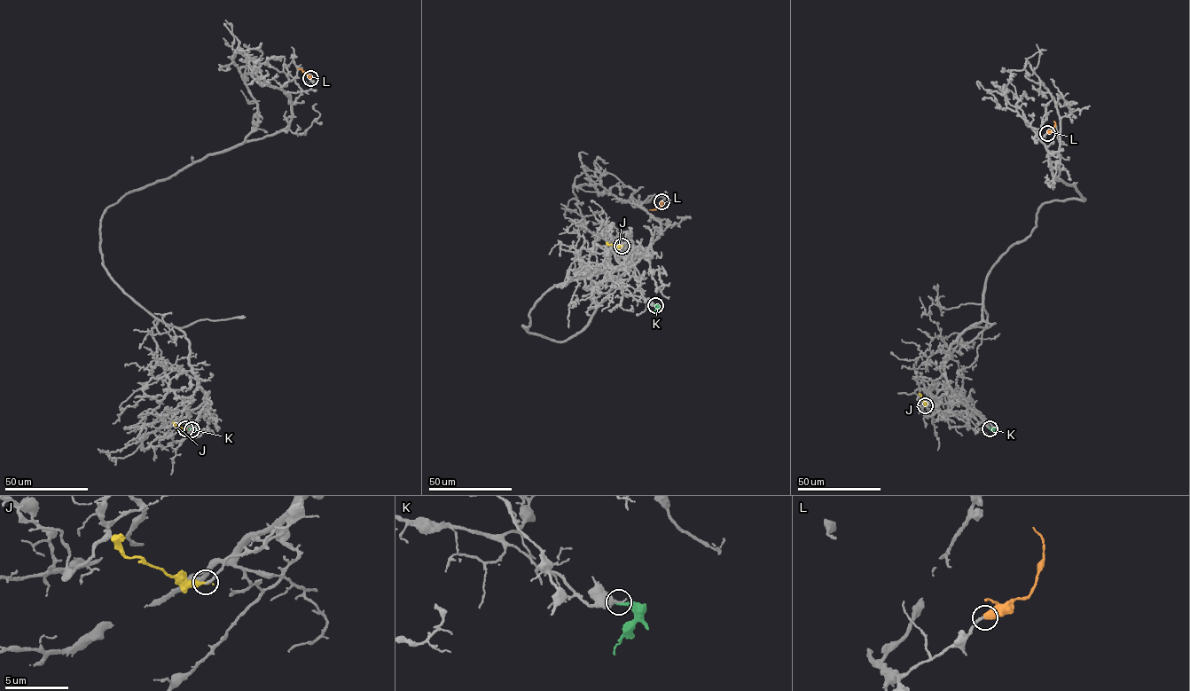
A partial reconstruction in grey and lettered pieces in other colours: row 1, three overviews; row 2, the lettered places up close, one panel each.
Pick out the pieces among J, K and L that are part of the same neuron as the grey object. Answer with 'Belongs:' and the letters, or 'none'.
Belongs: L

